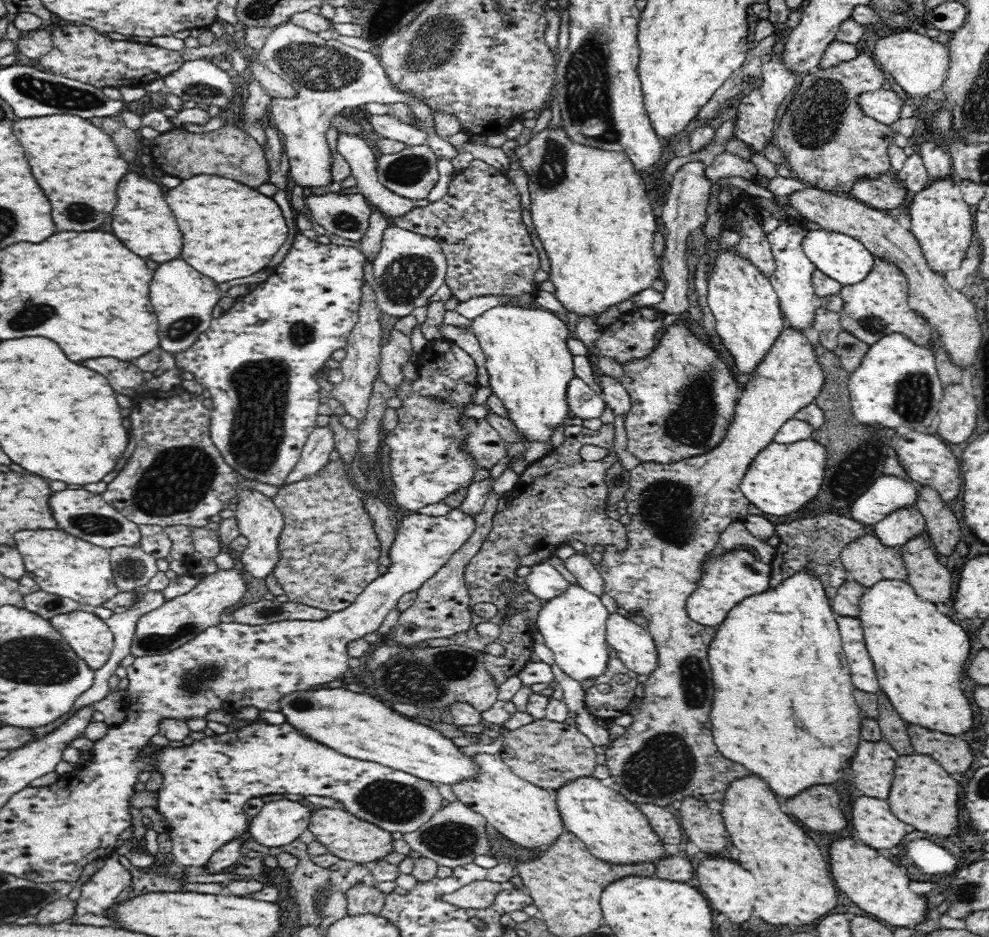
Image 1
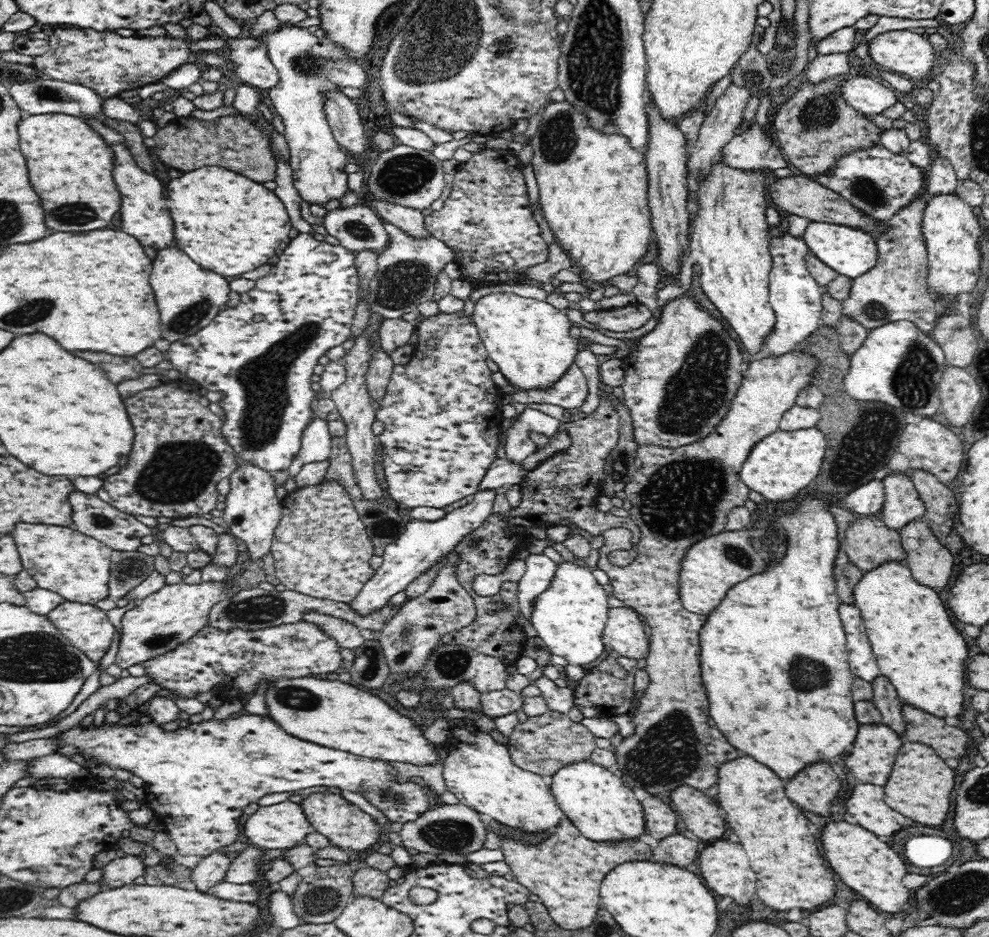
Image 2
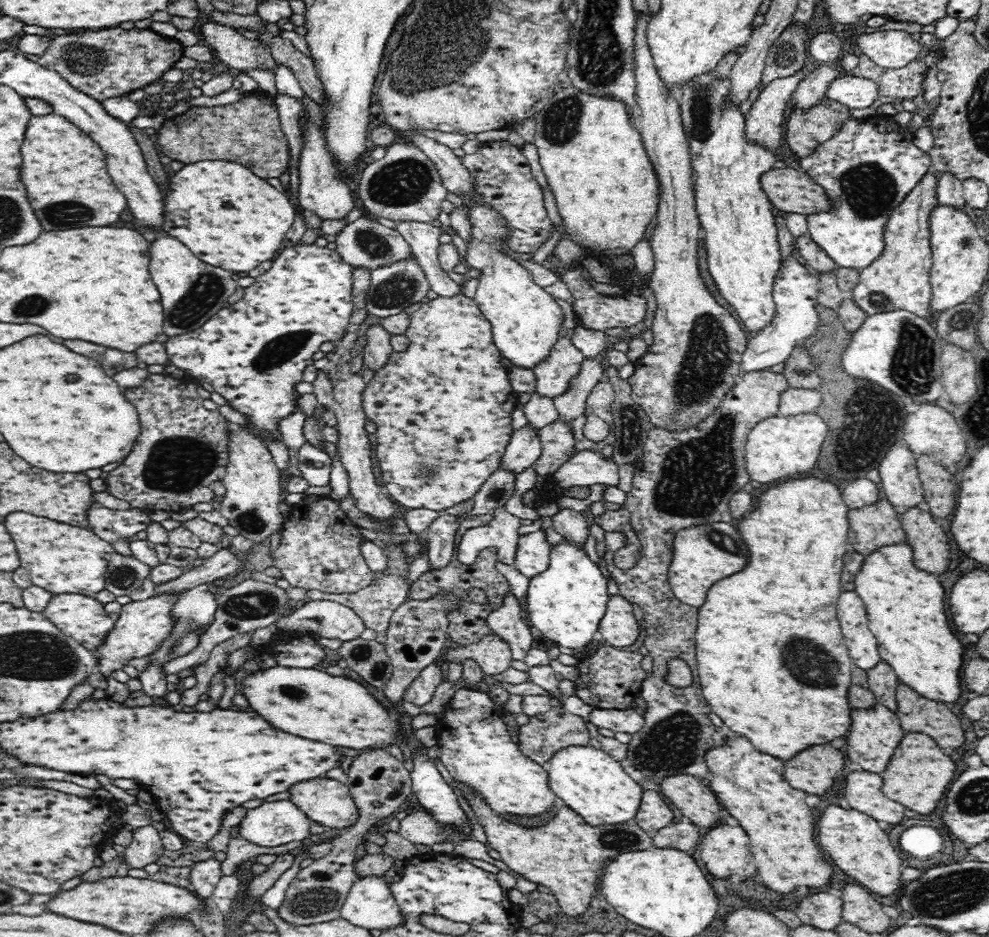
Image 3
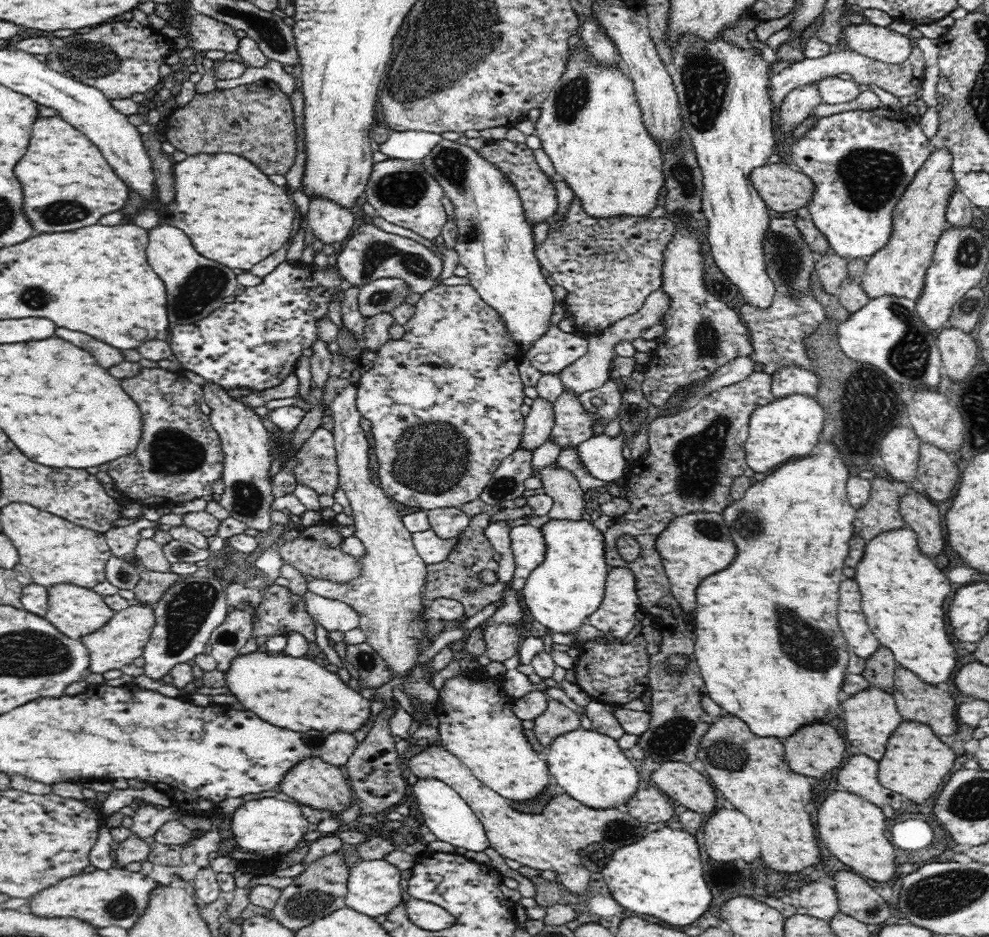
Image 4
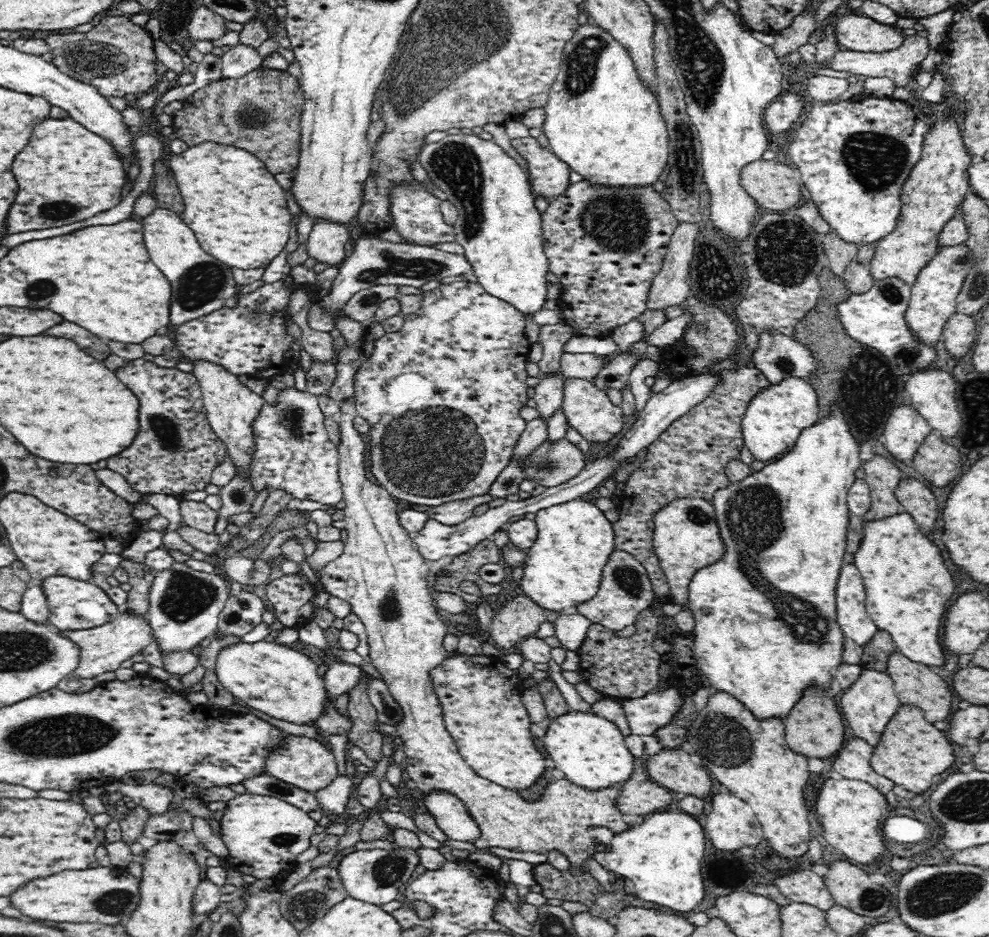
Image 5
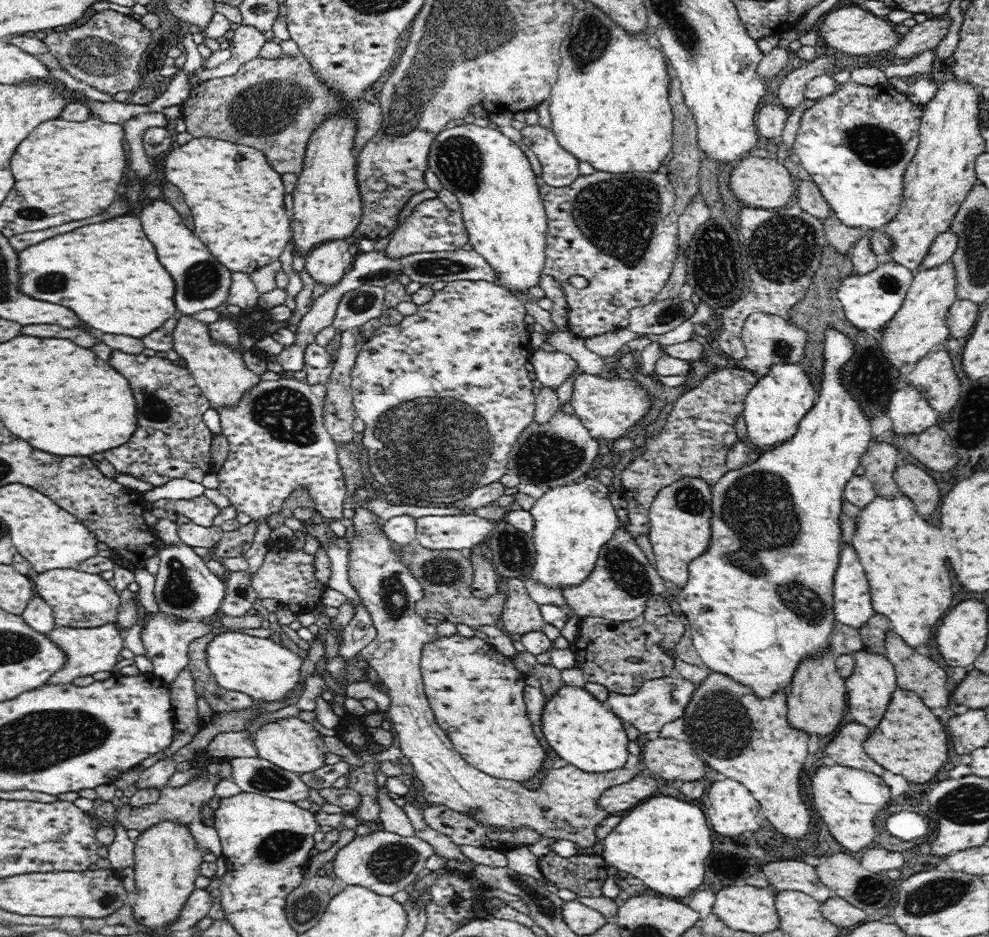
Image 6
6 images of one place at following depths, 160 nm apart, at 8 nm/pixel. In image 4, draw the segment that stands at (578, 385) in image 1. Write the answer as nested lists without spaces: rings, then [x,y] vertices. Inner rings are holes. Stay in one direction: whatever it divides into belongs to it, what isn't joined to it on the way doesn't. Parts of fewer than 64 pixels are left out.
[[[550,324],[548,332],[524,354],[541,374],[560,374],[568,364],[578,360],[588,348],[586,337],[566,333],[560,325]]]

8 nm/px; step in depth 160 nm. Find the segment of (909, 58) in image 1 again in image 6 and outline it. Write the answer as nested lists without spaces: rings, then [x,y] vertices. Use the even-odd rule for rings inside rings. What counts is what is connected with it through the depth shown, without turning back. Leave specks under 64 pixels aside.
[[[846,6],[829,11],[818,28],[818,34],[822,35],[824,42],[831,48],[852,56],[862,56],[884,52],[898,44],[901,36],[895,31],[895,28],[896,26],[887,18],[874,16],[871,12],[857,6]]]

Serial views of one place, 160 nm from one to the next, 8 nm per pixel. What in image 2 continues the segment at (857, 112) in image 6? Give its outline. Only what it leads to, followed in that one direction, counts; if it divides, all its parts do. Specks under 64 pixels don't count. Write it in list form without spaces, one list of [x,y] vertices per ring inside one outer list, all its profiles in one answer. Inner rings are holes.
[[[879,143],[876,147],[844,156],[832,171],[820,174],[820,180],[826,188],[840,194],[862,213],[886,222],[925,191],[926,173],[927,170],[912,165],[905,154],[896,155]],[[811,221],[802,239],[809,246],[811,253],[838,275],[855,279],[869,272],[878,262],[876,240],[863,230],[856,230],[843,224]]]

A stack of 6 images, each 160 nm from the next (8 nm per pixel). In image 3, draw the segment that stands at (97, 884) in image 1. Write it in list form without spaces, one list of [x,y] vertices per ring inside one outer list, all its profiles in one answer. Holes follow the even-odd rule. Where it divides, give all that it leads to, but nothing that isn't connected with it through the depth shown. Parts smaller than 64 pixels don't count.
[[[148,824],[132,830],[132,842],[125,847],[122,857],[129,868],[144,868],[164,854],[159,831]]]

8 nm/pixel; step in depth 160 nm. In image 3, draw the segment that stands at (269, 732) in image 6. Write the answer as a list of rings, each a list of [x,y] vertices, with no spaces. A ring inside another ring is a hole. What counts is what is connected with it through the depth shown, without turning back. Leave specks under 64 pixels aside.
[[[325,776],[294,784],[289,799],[318,824],[338,830],[354,826],[358,820],[358,807],[343,781]]]

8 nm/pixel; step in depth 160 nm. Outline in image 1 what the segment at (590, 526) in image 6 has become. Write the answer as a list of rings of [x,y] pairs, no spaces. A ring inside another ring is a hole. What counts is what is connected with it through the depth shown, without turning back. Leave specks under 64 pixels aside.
[[[579,584],[569,585],[560,596],[545,601],[537,615],[536,628],[546,641],[555,658],[555,666],[564,674],[581,683],[598,679],[608,667],[608,644],[606,637],[609,618],[608,610],[596,596],[584,590]]]

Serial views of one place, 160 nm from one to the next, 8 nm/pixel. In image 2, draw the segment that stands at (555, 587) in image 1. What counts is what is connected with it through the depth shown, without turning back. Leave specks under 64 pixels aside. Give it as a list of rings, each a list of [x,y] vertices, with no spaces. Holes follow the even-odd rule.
[[[530,553],[526,556],[525,563],[525,573],[517,583],[517,597],[520,615],[530,621],[534,598],[540,596],[552,584],[557,564],[544,553]]]

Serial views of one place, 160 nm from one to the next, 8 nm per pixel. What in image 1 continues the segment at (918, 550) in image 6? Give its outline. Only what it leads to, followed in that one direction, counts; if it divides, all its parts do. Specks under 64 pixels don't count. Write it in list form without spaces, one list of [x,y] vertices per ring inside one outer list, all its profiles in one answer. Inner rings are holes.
[[[886,578],[870,588],[866,587],[858,605],[858,618],[863,626],[867,651],[876,668],[879,690],[888,697],[900,718],[907,724],[917,724],[952,736],[972,730],[972,710],[960,688],[964,664],[970,656],[970,638],[964,628],[956,626],[948,616],[942,616],[934,604],[920,598],[906,580]]]

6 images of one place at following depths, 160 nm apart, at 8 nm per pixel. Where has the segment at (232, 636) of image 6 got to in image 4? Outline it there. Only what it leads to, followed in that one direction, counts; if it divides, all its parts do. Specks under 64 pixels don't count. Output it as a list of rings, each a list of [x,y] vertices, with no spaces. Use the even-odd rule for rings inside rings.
[[[258,652],[238,656],[232,660],[232,664],[226,676],[226,686],[237,697],[246,709],[255,712],[262,720],[291,731],[301,732],[308,739],[318,736],[324,740],[332,732],[351,732],[360,730],[368,718],[370,718],[370,702],[357,689],[354,684],[345,684],[336,673],[328,672],[326,668],[319,666],[312,658],[296,658],[283,653],[277,656],[269,652]]]

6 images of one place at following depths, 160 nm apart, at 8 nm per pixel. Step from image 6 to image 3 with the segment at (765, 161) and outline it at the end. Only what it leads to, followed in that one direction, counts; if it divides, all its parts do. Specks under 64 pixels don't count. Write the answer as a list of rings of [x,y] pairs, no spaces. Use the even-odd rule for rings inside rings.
[[[776,168],[760,176],[760,184],[773,208],[796,214],[828,212],[833,206],[825,189],[806,173]]]

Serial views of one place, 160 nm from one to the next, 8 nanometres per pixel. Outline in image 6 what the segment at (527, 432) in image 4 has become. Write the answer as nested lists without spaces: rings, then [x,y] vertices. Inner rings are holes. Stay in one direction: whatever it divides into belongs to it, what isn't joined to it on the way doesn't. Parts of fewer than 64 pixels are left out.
[[[534,349],[529,362],[533,364],[541,386],[549,386],[552,390],[562,386],[566,378],[577,369],[576,361],[561,351],[547,352],[543,349]]]

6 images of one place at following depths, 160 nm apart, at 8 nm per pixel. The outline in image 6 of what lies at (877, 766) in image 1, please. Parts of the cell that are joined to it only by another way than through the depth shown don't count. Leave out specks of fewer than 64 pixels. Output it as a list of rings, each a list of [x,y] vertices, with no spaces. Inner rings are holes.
[[[864,648],[858,652],[852,652],[852,656],[855,660],[855,668],[853,674],[845,680],[848,710],[852,714],[852,720],[874,730],[878,726],[878,722],[882,720],[882,716],[892,700],[892,694],[898,687],[894,665],[884,654],[868,652]]]

